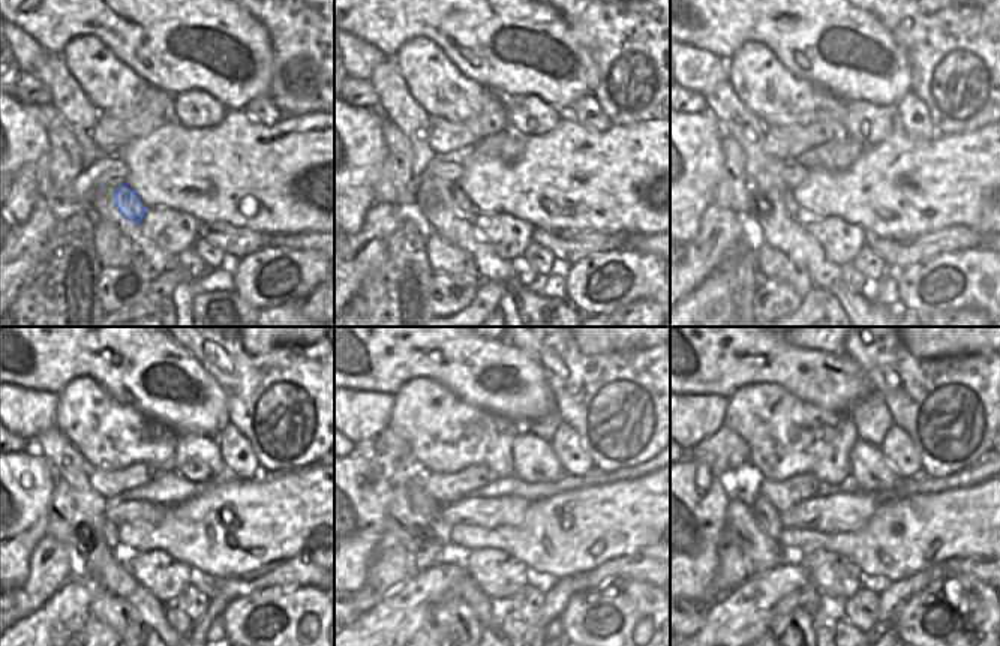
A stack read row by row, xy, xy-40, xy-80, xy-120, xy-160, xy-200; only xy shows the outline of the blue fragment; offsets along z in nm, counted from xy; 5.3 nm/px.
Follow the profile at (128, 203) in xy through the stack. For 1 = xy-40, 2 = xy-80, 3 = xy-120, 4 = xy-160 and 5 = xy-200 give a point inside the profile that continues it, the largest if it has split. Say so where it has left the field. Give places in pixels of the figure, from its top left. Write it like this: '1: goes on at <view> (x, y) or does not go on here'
1: goes on at xy-40 (458, 197)
2: goes on at xy-80 (795, 210)
3: goes on at xy-120 (110, 529)
4: goes on at xy-160 (438, 526)
5: goes on at xy-200 (768, 519)

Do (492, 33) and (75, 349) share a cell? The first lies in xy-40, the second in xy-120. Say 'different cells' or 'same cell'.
same cell

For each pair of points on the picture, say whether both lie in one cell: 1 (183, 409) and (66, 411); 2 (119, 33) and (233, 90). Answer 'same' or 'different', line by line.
1: different
2: same

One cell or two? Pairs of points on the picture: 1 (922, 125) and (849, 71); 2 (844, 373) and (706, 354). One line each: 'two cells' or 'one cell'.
1: two cells
2: one cell

